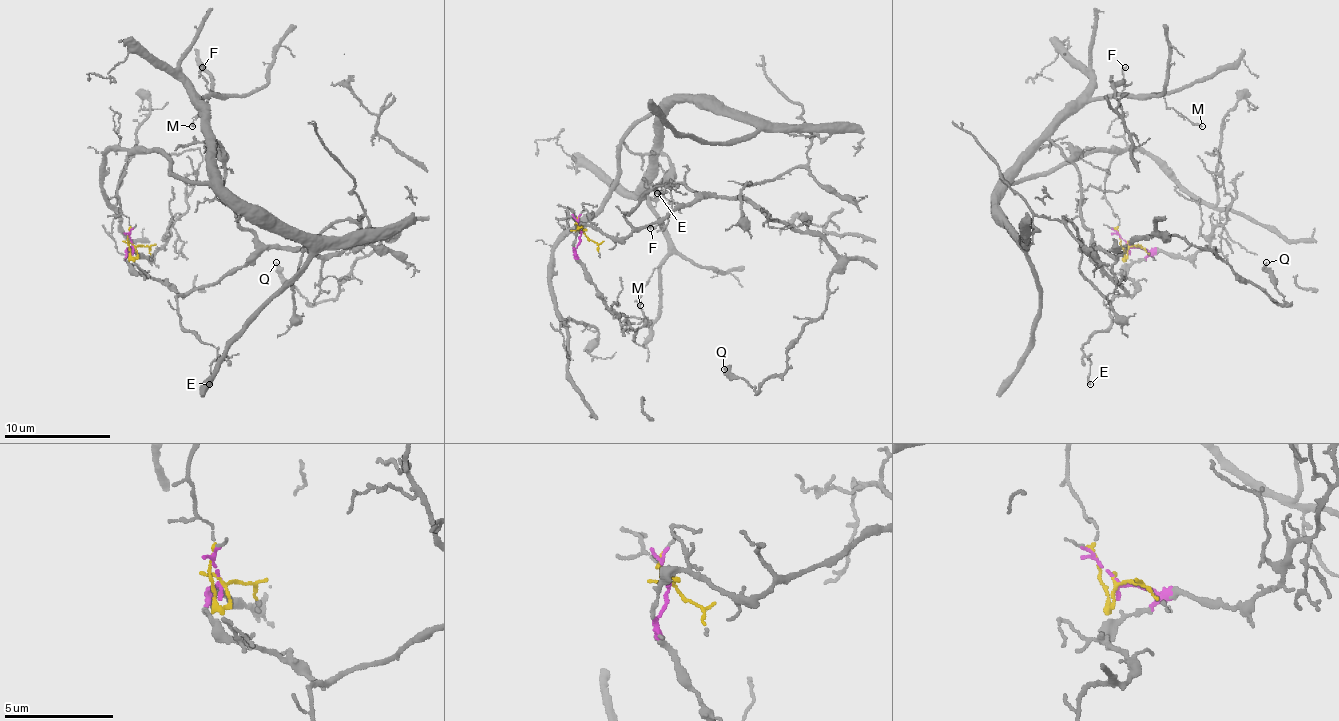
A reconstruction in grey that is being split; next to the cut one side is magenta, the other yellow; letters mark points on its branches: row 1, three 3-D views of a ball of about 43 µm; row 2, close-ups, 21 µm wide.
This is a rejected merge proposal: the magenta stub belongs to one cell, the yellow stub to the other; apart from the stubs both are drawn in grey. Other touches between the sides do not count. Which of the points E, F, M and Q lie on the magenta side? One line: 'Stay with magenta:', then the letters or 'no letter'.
Stay with magenta: E, Q

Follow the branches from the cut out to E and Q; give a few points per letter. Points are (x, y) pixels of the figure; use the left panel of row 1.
E: (133, 246), (125, 254), (128, 262), (184, 294), (176, 302), (179, 323), (216, 350), (208, 385)
Q: (133, 246), (139, 272), (184, 294), (270, 248), (337, 254), (390, 235), (334, 299), (307, 302), (275, 262)

